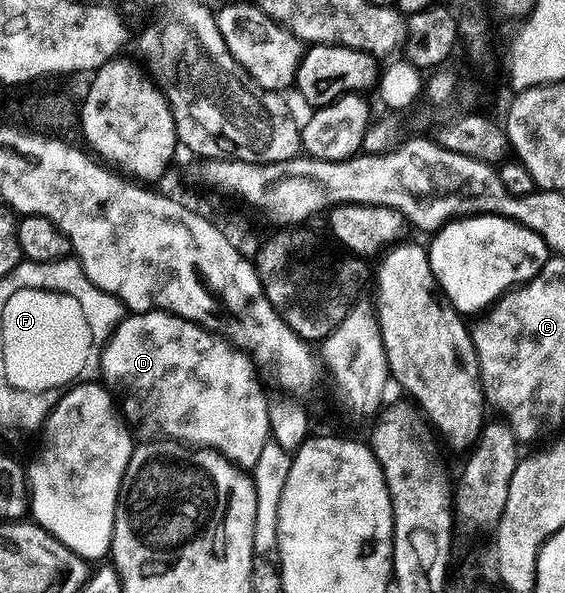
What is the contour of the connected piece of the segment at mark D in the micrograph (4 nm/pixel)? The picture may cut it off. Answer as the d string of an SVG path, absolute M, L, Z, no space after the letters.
M140 311L130 313L122 319L119 325L111 333L106 346L102 350L102 366L100 368L101 378L106 387L113 392L115 396L121 397L120 408L125 416L125 420L130 425L139 423L146 431L159 431L162 435L172 435L176 439L184 439L214 451L219 451L226 458L233 460L243 469L251 469L259 460L260 449L264 448L267 440L270 439L270 426L268 425L268 396L262 392L262 387L258 384L258 375L254 372L256 363L246 351L239 349L229 339L207 330L199 323L193 323L192 320L185 319L180 315L173 315L168 311Z

